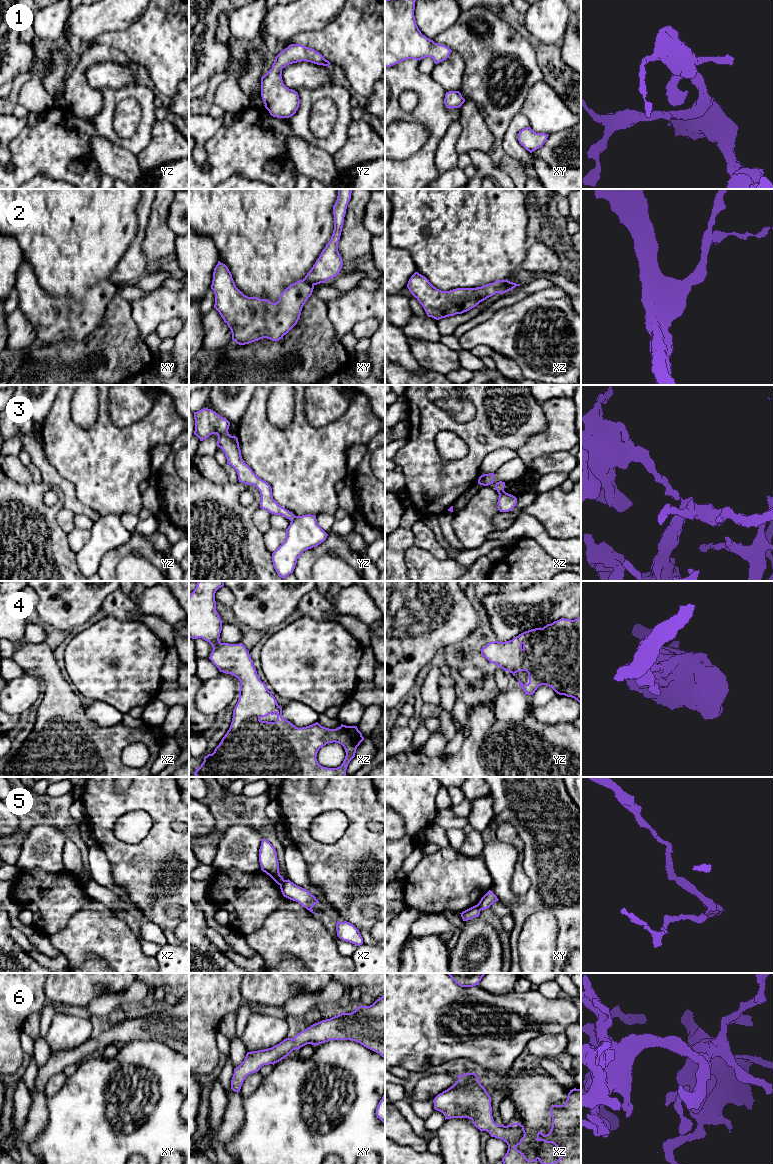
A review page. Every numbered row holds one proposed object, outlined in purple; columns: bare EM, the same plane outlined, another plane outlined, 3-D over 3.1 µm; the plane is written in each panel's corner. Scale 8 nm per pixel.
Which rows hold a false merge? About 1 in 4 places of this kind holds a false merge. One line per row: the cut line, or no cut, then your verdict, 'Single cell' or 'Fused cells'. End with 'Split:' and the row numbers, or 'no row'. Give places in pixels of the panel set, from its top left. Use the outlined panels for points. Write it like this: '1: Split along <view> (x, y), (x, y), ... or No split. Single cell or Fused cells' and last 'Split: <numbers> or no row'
1: No split. Single cell
2: Split along xz (508, 281), (496, 292). Fused cells
3: Split along xz (503, 489), (497, 491). Fused cells
4: No split. Single cell
5: Split along xy (477, 904), (480, 910). Fused cells
6: No split. Single cell
Split: 2, 3, 5

